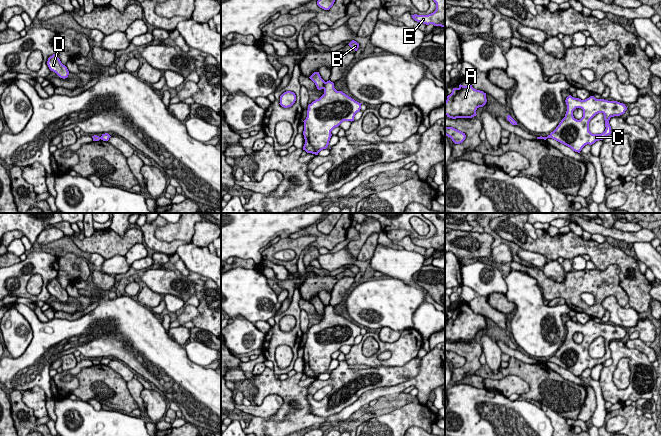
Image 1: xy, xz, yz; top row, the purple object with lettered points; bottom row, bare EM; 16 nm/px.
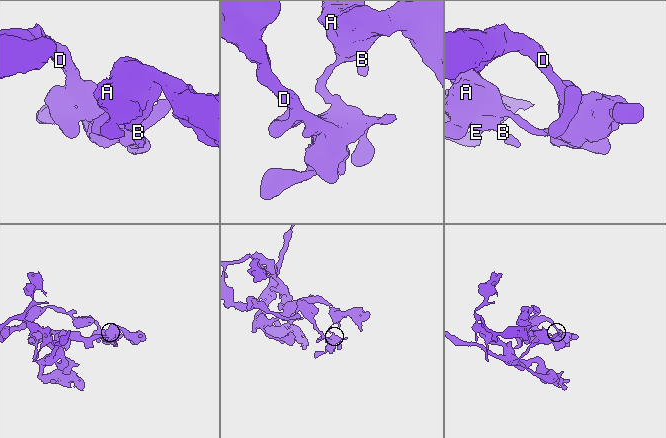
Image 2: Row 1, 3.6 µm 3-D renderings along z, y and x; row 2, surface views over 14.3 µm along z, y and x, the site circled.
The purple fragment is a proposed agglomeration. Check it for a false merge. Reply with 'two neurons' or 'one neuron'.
two neurons

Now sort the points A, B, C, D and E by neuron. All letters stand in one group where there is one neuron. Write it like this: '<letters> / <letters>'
A B E / C D

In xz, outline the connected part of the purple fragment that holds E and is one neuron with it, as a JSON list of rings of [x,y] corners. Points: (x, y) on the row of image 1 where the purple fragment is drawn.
[[[433,0],[436,3],[436,10],[428,15],[411,15],[412,18],[420,23],[434,26],[441,26],[445,28],[445,0]]]

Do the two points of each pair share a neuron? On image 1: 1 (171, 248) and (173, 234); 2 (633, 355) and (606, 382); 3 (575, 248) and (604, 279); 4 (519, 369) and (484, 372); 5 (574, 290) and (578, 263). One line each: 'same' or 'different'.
1: different
2: same
3: different
4: same
5: different

